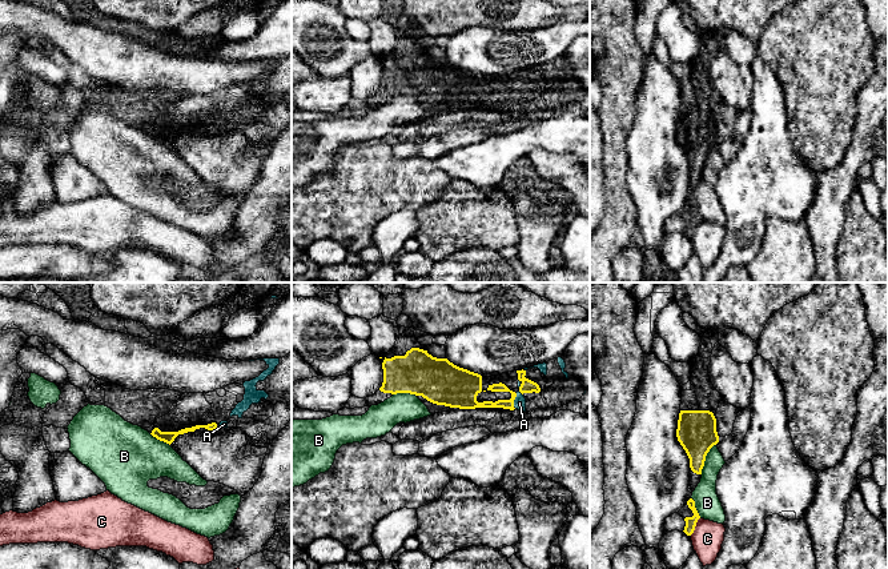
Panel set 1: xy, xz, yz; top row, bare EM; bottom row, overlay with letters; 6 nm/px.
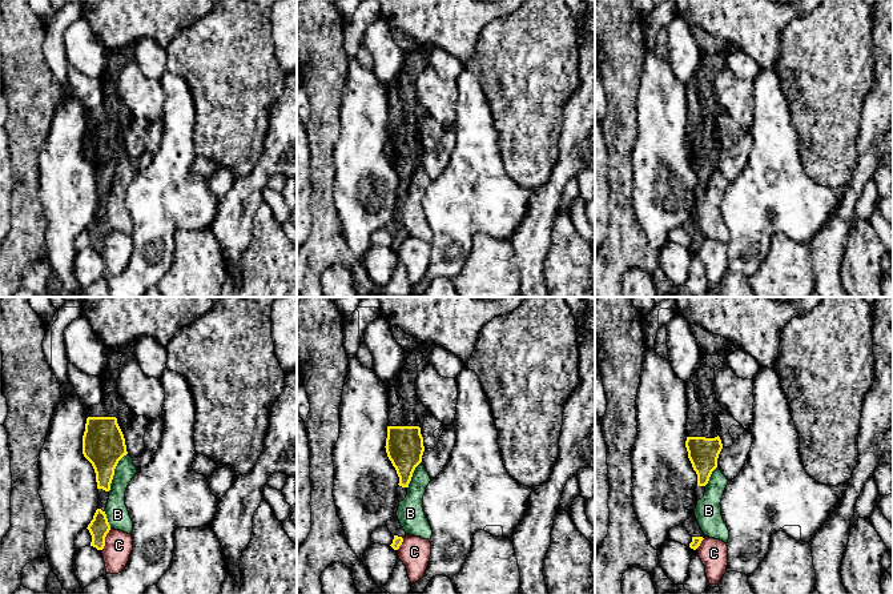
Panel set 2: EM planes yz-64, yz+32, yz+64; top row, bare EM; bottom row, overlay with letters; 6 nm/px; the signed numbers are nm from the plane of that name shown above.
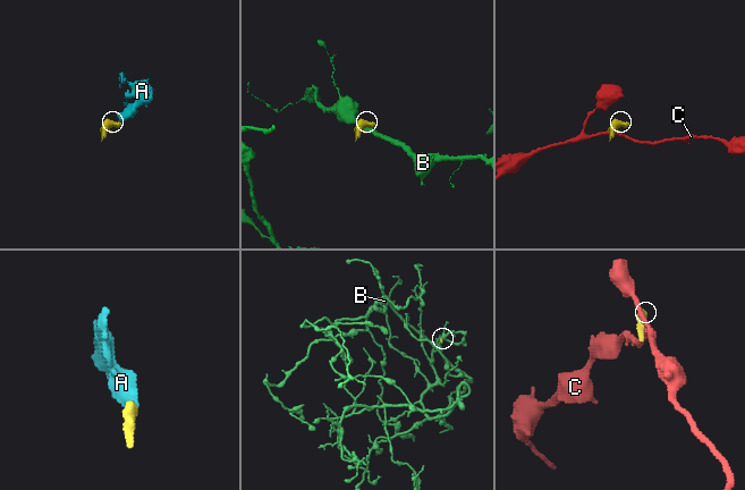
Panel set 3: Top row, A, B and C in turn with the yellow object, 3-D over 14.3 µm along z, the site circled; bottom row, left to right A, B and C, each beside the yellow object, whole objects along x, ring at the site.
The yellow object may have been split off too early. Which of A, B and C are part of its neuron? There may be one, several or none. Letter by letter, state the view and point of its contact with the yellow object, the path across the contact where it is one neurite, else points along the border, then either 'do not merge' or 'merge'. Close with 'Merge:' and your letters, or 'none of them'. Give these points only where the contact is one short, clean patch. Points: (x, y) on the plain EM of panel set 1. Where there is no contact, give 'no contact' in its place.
A: contact xz (513, 103); way xz (474, 88), (477, 105), (513, 103), (519, 104); merge
B: contact yz (704, 160); do not merge
C: contact yz (695, 227); do not merge
Merge: A

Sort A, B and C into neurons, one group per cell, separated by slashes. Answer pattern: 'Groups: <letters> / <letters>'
Groups: A / B / C

